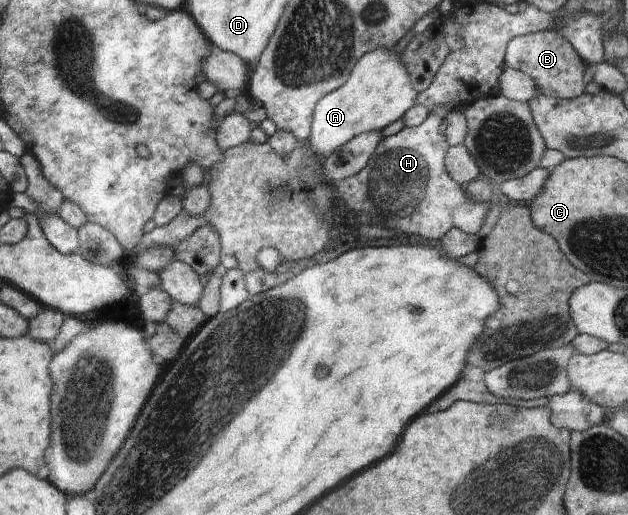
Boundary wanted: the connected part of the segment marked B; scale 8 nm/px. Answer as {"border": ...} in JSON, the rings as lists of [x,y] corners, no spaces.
{"border":[[[558,32],[527,33],[513,37],[506,47],[505,67],[522,71],[534,79],[540,94],[558,99],[576,99],[584,94],[585,61],[574,48],[574,45]]]}

